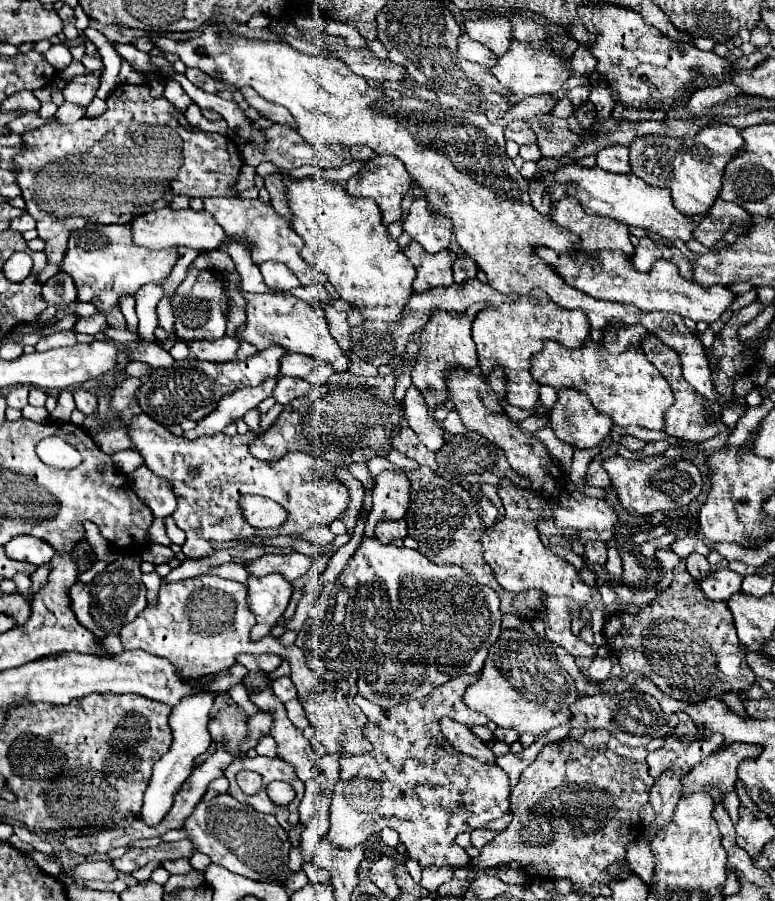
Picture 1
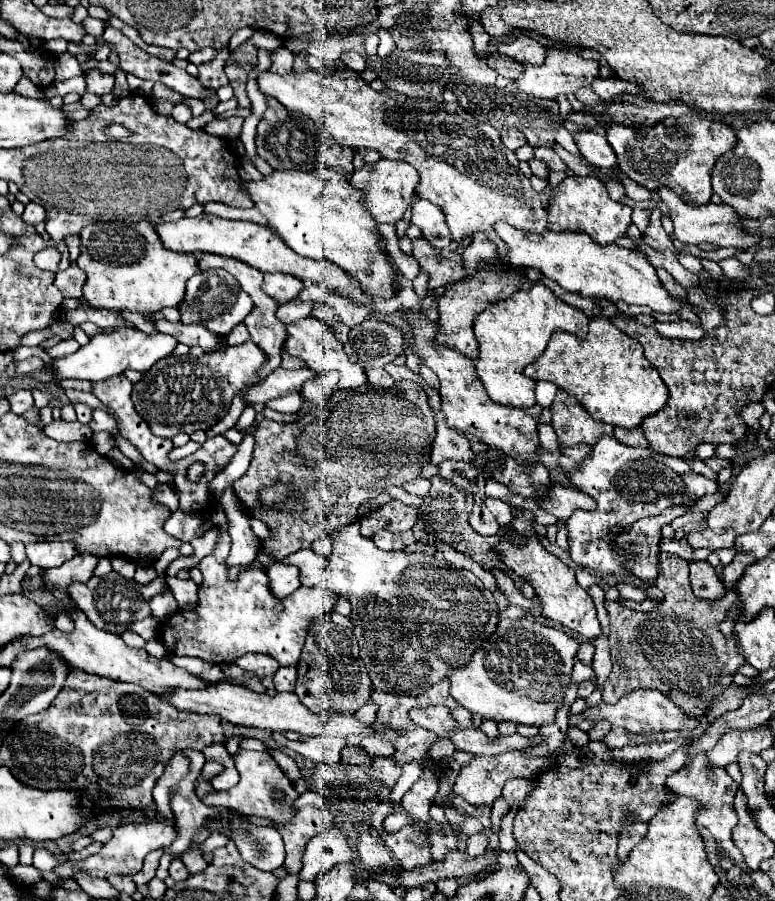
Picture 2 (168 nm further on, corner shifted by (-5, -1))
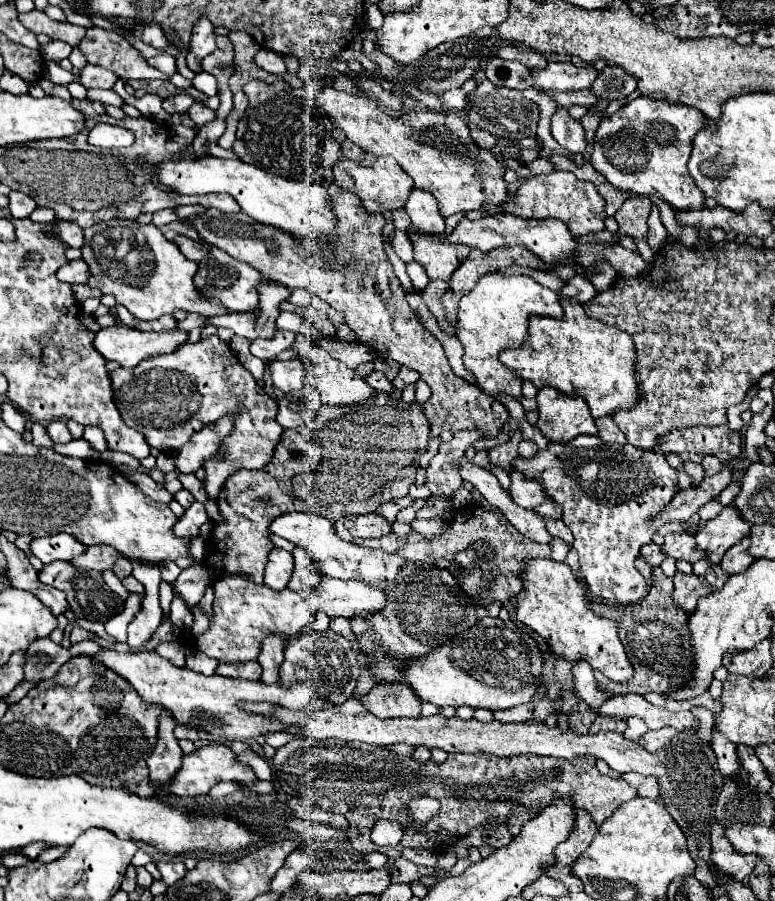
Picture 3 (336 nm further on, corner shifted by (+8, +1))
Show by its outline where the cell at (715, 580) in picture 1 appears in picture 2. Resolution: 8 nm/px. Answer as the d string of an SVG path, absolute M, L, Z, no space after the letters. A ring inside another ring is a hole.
M736 555L736 557L732 559L732 563L724 565L724 569L722 569L722 581L724 581L724 585L726 585L726 587L734 587L734 585L742 579L746 567L748 567L752 561L754 561L754 557Z

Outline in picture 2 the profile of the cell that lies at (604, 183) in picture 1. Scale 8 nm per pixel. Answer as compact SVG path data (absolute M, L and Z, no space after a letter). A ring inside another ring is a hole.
M658 187L656 193L660 195L660 201L670 207L670 219L674 221L674 235L680 243L700 245L704 241L710 241L710 243L716 243L718 247L736 247L736 249L746 249L750 245L754 245L756 237L744 233L744 229L740 227L740 221L736 217L736 211L732 207L714 205L714 203L706 203L702 207L692 207L692 205L680 201L680 197L676 197L676 193L672 193L672 189L668 189L668 187Z

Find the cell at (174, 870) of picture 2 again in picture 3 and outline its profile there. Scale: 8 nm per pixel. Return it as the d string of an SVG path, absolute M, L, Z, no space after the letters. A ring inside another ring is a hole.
M183 861L159 863L159 865L157 865L157 869L159 869L159 873L161 873L161 881L163 881L165 885L173 885L173 883L177 883L177 881L179 881L179 879L183 879L183 877L185 877L185 873L187 873L187 869L185 869Z

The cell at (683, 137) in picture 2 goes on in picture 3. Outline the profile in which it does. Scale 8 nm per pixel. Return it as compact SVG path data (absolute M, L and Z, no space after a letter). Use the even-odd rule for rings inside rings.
M637 97L611 117L601 119L595 131L591 165L617 189L637 195L655 195L677 211L703 209L705 195L689 179L687 159L691 153L691 139L705 121L705 115L695 111L695 107L669 103L665 99Z

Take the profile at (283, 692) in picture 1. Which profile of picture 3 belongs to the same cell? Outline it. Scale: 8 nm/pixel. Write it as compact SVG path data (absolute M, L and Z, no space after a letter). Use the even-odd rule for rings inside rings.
M267 635L261 643L259 651L259 665L263 669L261 681L275 683L279 679L279 667L283 663L283 649L285 649L285 635Z

